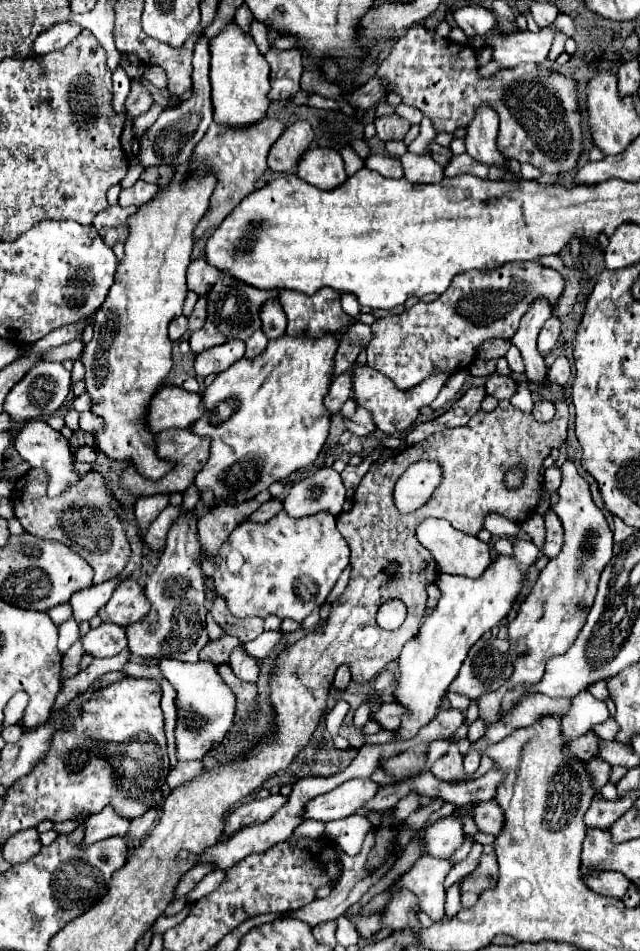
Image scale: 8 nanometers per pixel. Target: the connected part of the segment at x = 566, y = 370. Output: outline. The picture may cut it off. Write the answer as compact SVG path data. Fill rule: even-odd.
M559 356L559 358L553 362L553 366L549 368L547 378L549 378L549 382L555 382L555 384L565 386L565 384L567 384L567 380L569 380L569 376L571 376L569 360L567 360L565 356Z

